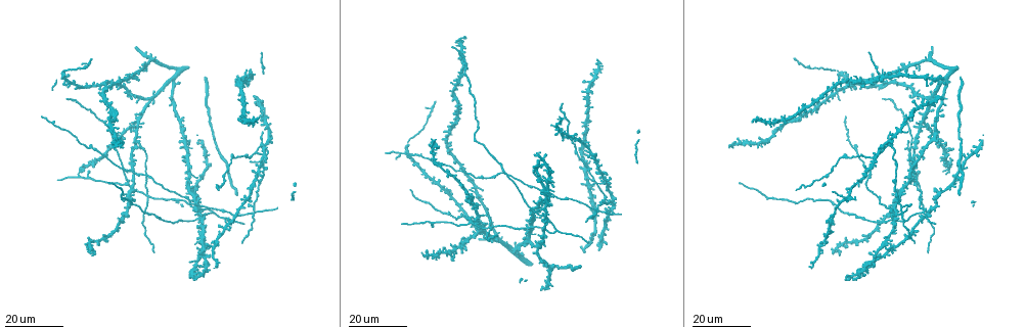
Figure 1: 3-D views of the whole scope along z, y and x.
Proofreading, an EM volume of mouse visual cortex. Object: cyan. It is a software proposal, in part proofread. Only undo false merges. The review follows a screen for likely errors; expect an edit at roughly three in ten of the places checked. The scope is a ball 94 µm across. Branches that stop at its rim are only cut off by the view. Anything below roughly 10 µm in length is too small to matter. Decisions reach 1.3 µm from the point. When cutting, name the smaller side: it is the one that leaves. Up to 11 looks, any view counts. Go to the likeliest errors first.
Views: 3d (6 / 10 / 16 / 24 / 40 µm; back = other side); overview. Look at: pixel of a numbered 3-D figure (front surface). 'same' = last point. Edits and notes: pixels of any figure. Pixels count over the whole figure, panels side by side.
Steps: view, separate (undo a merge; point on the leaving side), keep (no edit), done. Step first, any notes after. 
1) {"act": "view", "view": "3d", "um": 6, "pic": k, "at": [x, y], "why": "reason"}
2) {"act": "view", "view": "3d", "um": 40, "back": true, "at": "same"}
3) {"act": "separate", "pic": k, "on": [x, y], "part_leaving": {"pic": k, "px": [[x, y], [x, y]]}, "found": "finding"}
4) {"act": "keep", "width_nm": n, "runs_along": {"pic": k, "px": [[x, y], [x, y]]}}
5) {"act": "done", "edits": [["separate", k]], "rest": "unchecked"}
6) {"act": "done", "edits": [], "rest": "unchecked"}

{"act": "view", "view": "3d", "um": 24, "pic": 1, "at": [919, 193], "why": "four arms meet"}

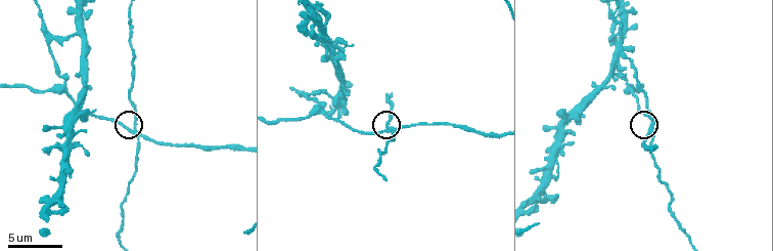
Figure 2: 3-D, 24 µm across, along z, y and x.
{"act": "view", "view": "3d", "um": 10, "pic": 2, "at": [137, 130], "why": "closer look"}

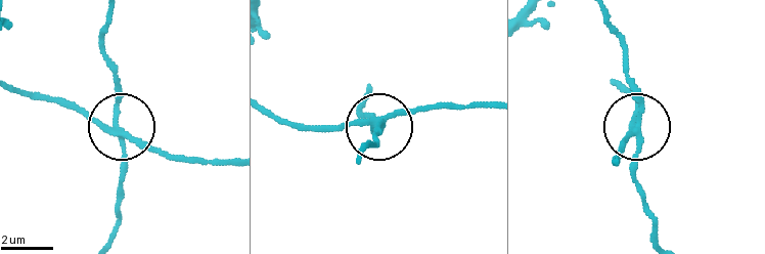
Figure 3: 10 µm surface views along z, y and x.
{"act": "separate", "pic": 3, "on": [120, 92], "width_nm": 220, "part_leaving": {"pic": 3, "px": [[119, 135], [125, 173], [115, 239]]}, "found": "a second cell is stuck on"}

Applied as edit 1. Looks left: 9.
{"act": "view", "view": "overview"}

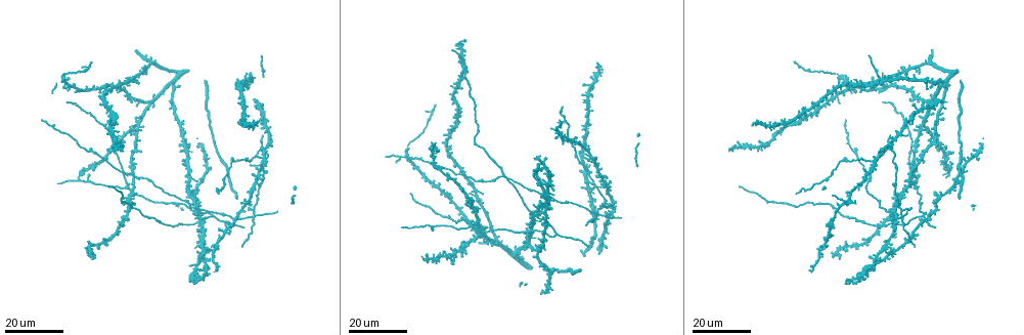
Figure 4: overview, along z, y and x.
{"act": "view", "view": "3d", "um": 24, "pic": 4, "at": [255, 216], "why": "four or more arms meet"}

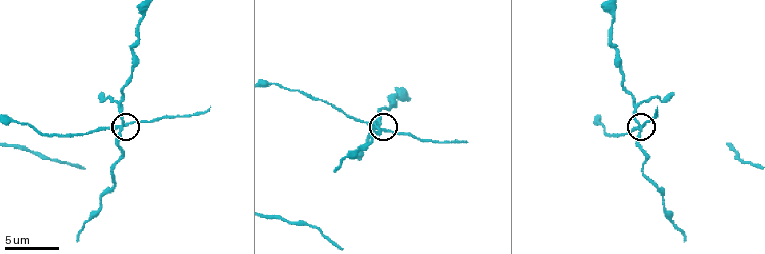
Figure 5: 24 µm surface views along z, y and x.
{"act": "view", "view": "3d", "um": 6, "pic": 5, "at": [120, 129], "why": "closer look"}

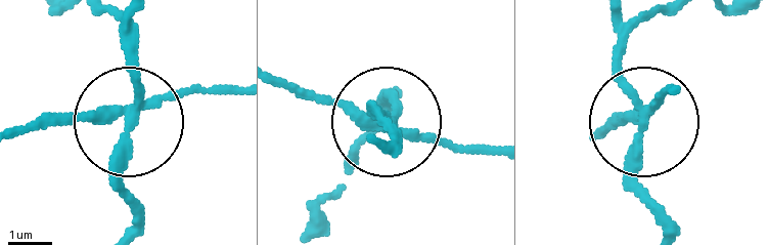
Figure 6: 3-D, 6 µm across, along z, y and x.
{"act": "keep", "width_nm": 250, "found": "continuous, no second cell"}

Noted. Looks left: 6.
{"act": "view", "view": "3d", "um": 10, "pic": 2, "at": [307, 95], "why": "three-way junction"}

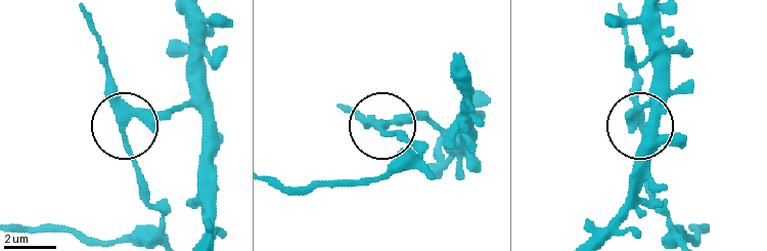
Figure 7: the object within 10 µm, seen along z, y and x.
{"act": "keep", "width_nm": 250, "runs_along": {"pic": 7, "px": [[187, 18], [187, 91], [162, 115], [124, 122], [108, 60]]}, "found": "all the same cell"}

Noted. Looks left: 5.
{"act": "view", "view": "3d", "um": 24, "pic": 4, "at": [588, 187], "why": "four or more arms meet"}

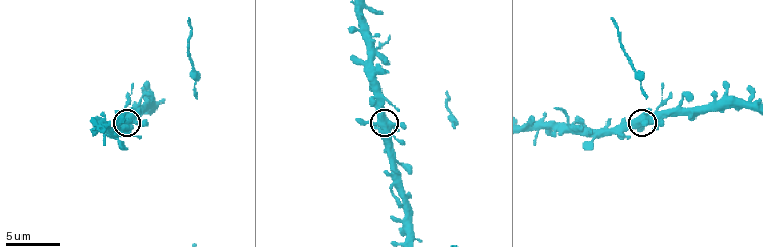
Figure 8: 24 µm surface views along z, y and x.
{"act": "view", "view": "3d", "um": 6, "pic": 8, "at": [133, 121]}

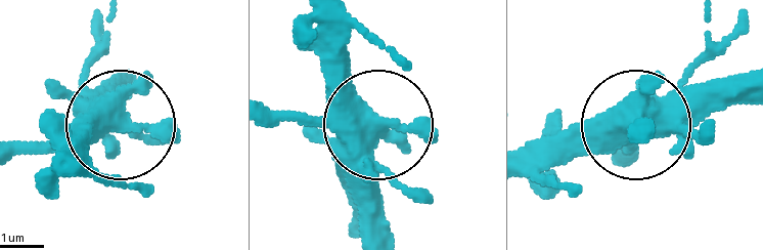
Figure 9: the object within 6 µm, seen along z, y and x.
{"act": "view", "view": "3d", "um": 6, "back": true, "pic": 9, "at": [126, 126], "why": "from behind"}

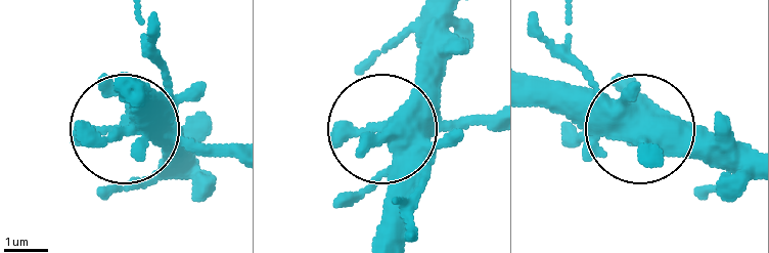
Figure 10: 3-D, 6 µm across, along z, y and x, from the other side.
{"act": "keep", "side_arm_um": 14, "found": "all the same cell"}

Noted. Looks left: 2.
{"act": "view", "view": "3d", "um": 10, "pic": 2, "at": [64, 89], "why": "arms part here"}

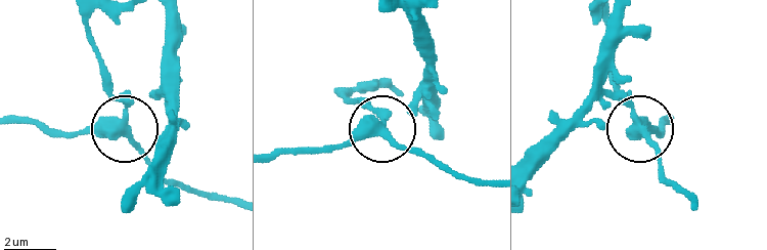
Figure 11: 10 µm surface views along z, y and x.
{"act": "keep", "width_nm": 360, "runs_along": {"pic": 11, "px": [[87, 22], [102, 81], [125, 121], [118, 128], [47, 134]]}, "found": "continuous, no second cell"}

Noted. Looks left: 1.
{"act": "done", "edits": [["separate", 3]], "rest": "unchecked"}

